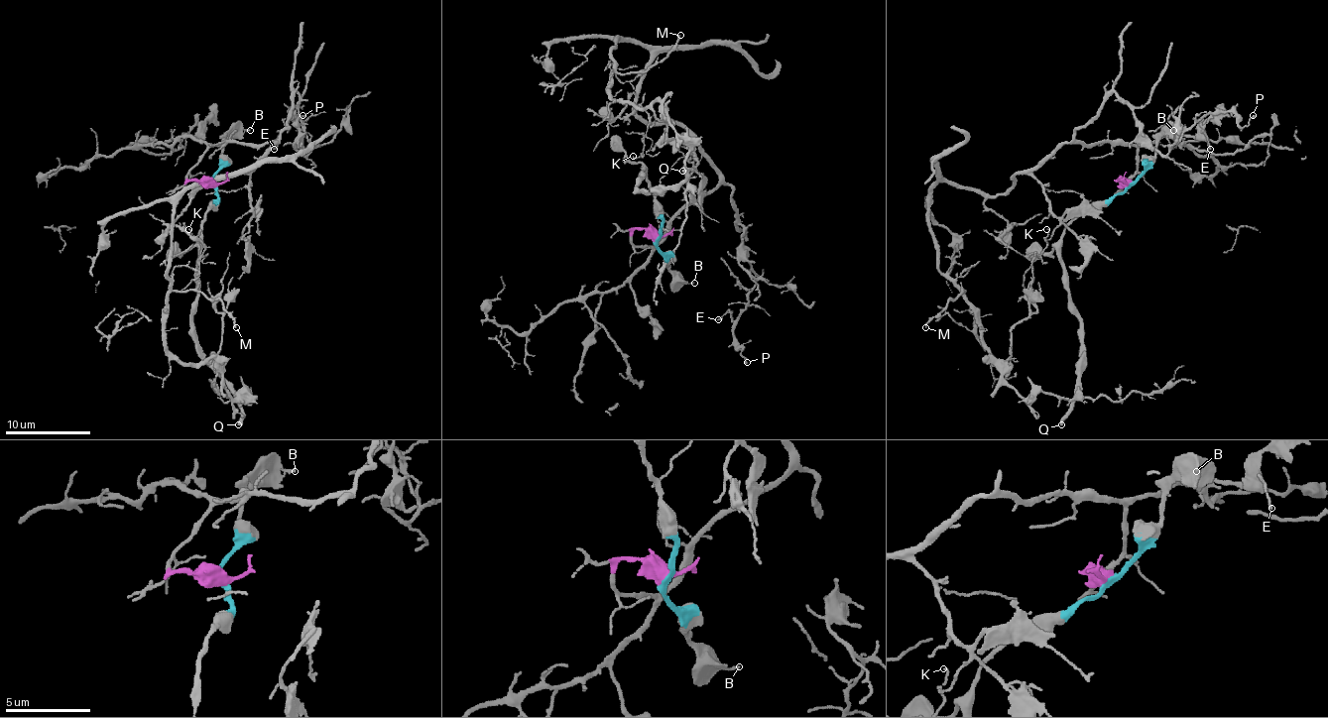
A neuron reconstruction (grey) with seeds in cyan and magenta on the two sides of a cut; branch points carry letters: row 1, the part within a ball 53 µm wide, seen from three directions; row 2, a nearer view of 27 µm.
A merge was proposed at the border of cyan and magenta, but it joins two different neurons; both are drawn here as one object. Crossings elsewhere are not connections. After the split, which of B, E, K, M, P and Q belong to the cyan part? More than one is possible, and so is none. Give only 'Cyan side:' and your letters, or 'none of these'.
Cyan side: B, Q

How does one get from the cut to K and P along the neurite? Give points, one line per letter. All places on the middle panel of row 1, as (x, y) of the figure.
K: (656, 239), (633, 232), (654, 245), (718, 169), (633, 93), (620, 117), (650, 117), (633, 156)
P: (656, 239), (633, 232), (654, 245), (679, 211), (733, 189), (754, 286), (733, 339), (748, 363)

